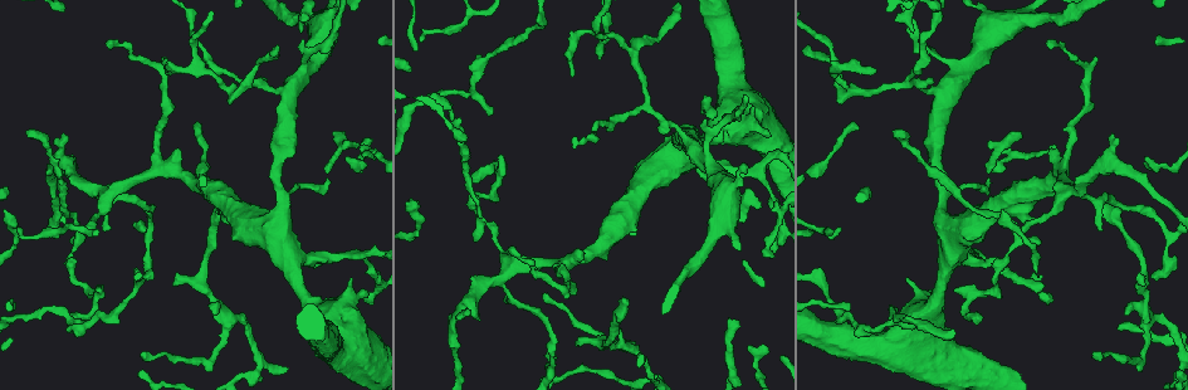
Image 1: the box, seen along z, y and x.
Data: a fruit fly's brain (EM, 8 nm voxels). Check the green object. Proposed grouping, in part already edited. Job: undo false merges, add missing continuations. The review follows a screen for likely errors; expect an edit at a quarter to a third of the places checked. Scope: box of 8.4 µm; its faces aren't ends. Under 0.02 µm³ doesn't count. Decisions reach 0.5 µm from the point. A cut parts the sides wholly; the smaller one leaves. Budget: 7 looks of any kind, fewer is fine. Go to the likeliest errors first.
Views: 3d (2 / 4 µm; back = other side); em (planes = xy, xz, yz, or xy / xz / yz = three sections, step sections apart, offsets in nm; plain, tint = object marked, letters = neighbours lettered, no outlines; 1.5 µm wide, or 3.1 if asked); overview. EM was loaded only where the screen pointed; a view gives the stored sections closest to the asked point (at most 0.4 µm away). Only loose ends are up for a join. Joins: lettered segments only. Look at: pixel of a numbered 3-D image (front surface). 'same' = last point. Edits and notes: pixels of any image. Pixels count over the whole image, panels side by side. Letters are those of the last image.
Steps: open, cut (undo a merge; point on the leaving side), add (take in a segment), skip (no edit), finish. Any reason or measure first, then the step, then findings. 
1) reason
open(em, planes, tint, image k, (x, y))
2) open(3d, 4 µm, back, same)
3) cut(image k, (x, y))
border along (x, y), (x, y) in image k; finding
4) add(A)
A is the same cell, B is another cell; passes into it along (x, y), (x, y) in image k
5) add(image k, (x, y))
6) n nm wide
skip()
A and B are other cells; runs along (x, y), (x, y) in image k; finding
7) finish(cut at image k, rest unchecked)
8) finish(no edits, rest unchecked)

thin end
open(3d, 4 µm, image 1, (874, 70))

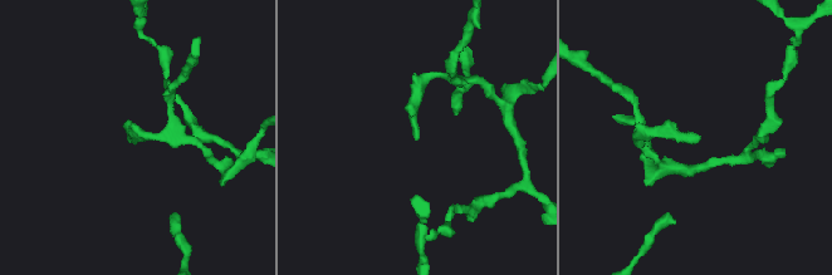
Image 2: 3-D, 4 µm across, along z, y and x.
need the tissue
open(em, xy, step 8, letters, image 2, (418, 137))

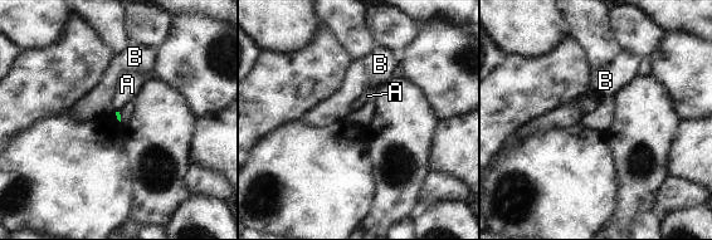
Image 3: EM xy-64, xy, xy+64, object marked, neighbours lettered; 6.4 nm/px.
cut it another way
open(em, planes, letters, same)

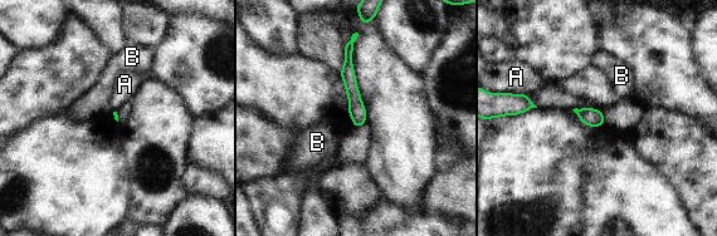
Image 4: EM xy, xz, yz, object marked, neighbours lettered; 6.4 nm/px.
A touches over 100 nm
skip()
A and B are other cells; none of them fits

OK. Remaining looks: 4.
an open end
open(3d, 4 µm, image 1, (367, 293))

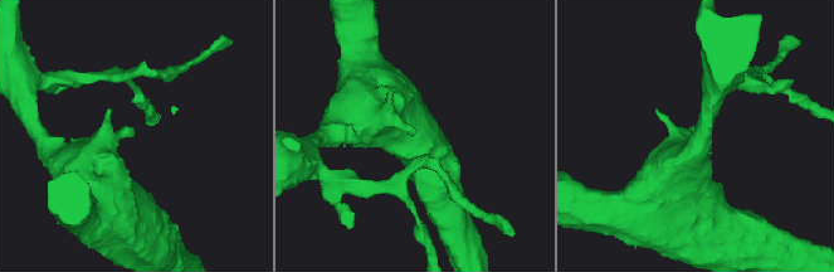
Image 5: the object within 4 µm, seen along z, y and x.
open(em, xy, step 8, tint, image 5, (413, 133))

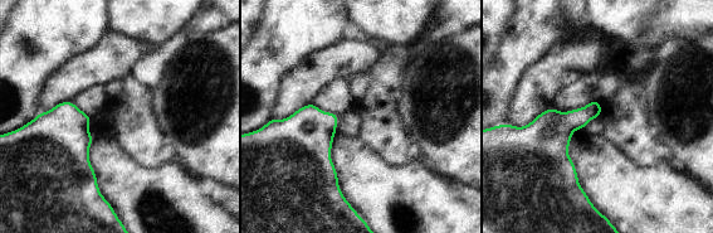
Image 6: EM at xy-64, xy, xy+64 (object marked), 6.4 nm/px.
cut it another way
open(em, planes, letters, same)

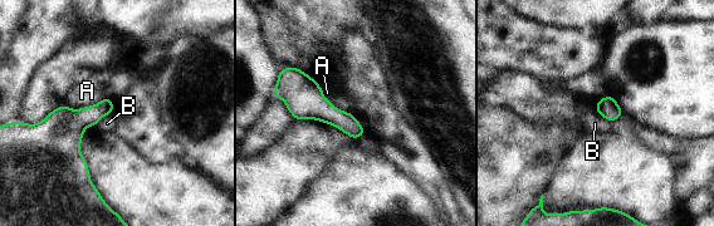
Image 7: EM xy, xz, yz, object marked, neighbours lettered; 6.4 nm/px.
skip()
A and B are other cells; border along (332, 104), (352, 113) in image 7; no lettered segment goes on from it

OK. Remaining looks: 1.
finish(no edits, rest unchecked)

